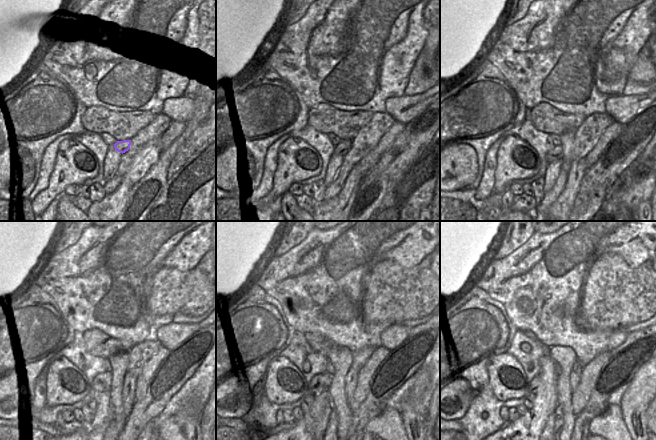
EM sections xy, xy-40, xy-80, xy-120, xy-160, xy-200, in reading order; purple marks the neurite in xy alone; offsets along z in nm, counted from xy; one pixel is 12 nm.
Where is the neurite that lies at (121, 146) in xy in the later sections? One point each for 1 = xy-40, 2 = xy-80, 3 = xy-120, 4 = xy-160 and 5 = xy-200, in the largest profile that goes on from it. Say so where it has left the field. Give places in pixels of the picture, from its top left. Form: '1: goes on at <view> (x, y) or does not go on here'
1: goes on at xy-40 (343, 147)
2: goes on at xy-80 (555, 154)
3: goes on at xy-120 (101, 382)
4: goes on at xy-160 (321, 382)
5: goes on at xy-200 (535, 382)

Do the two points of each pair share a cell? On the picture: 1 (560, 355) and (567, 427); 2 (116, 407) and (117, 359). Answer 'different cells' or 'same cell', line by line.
1: same cell
2: same cell

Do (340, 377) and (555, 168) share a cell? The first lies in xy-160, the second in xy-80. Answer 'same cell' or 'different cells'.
different cells

